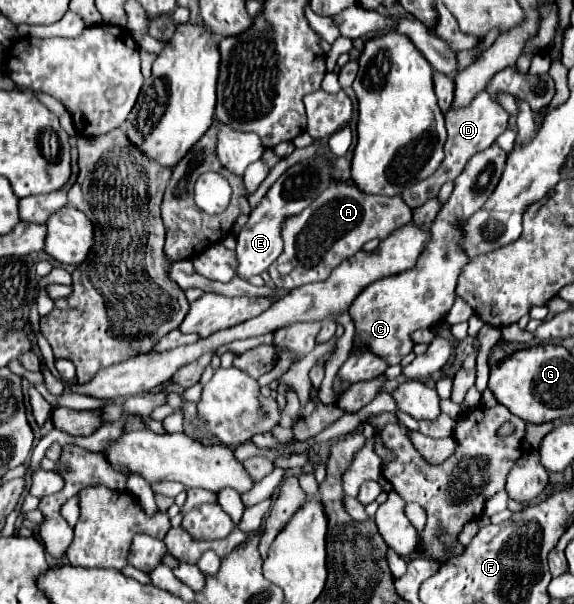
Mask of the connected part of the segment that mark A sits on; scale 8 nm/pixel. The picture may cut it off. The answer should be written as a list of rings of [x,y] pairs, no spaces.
[[[334,180],[328,190],[312,202],[312,206],[284,222],[284,252],[270,264],[268,274],[274,286],[284,288],[286,292],[302,284],[326,280],[342,260],[360,252],[368,240],[384,240],[392,230],[410,220],[412,210],[400,196],[372,196],[360,192],[354,184]]]

